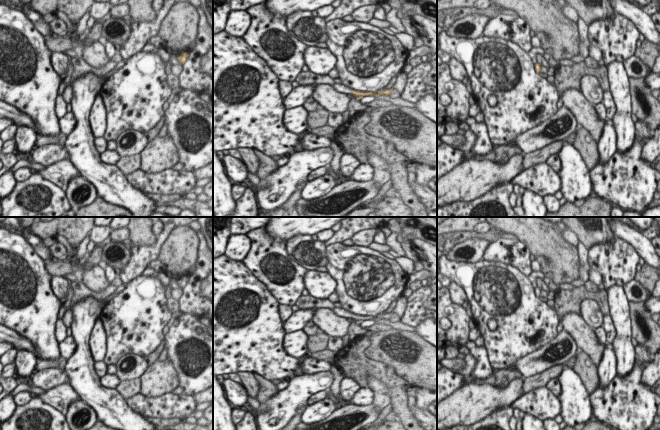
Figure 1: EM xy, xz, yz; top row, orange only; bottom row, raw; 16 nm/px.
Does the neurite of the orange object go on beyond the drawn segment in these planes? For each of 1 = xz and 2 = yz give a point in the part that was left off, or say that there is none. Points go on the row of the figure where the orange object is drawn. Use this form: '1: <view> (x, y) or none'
1: xz (339, 87)
2: none

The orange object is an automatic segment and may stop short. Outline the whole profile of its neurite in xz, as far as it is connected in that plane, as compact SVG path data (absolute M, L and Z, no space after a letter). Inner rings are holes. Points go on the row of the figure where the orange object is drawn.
M341 83L339 84L334 84L333 85L333 88L338 91L338 92L341 92L341 93L344 93L344 94L351 94L355 97L364 97L364 96L375 96L377 97L378 95L388 95L393 91L393 88L390 88L390 89L385 89L385 90L380 90L380 91L376 91L376 92L368 92L368 91L357 91L357 90L353 90L345 85L342 85Z

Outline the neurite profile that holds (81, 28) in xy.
M90 8L88 9L88 11L82 16L82 18L78 21L75 33L72 35L72 38L75 38L77 40L77 38L83 34L86 33L87 30L87 21L90 18Z

